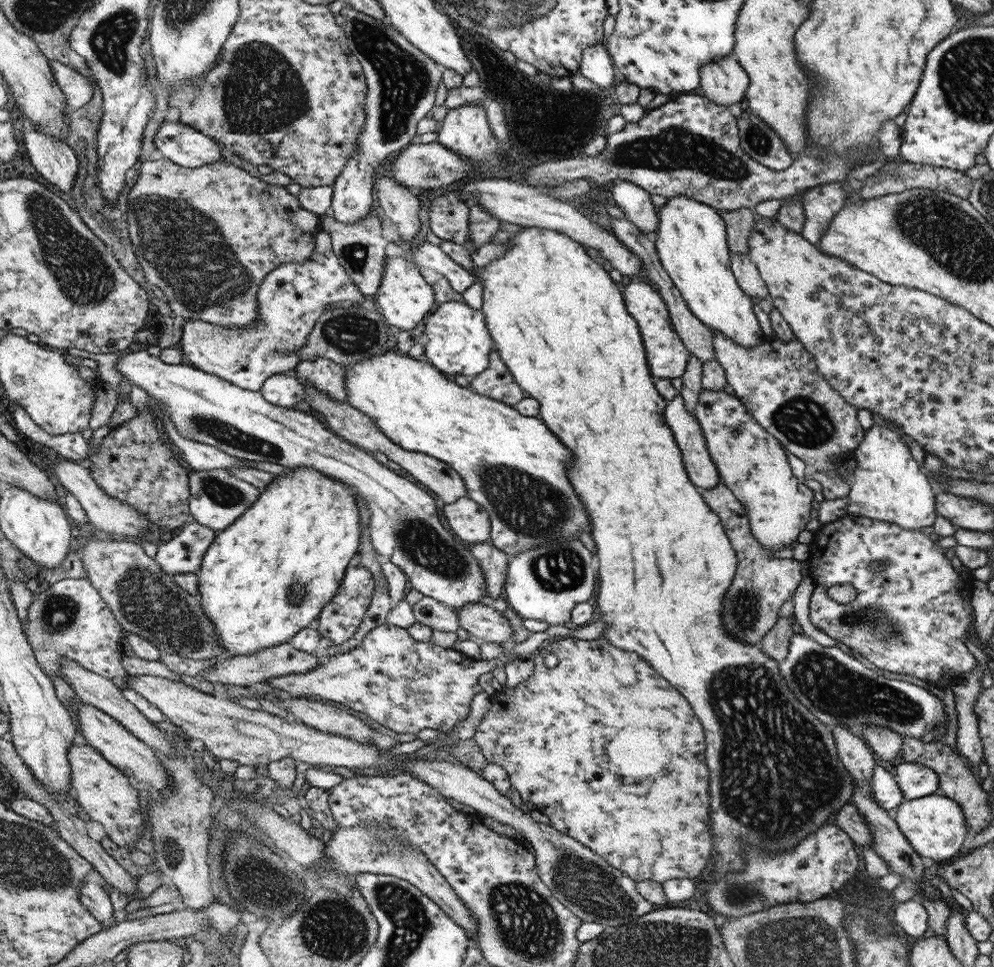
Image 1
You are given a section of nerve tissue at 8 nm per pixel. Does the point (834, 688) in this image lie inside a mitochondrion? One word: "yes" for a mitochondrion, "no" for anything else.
yes

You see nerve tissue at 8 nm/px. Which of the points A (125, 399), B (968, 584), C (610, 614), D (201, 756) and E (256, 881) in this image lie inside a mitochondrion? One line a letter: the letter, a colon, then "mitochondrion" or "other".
A: other
B: other
C: other
D: other
E: mitochondrion

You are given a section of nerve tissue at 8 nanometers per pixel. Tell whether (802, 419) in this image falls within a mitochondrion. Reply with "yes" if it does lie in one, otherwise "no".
yes

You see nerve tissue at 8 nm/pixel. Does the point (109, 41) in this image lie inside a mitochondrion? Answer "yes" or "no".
yes

